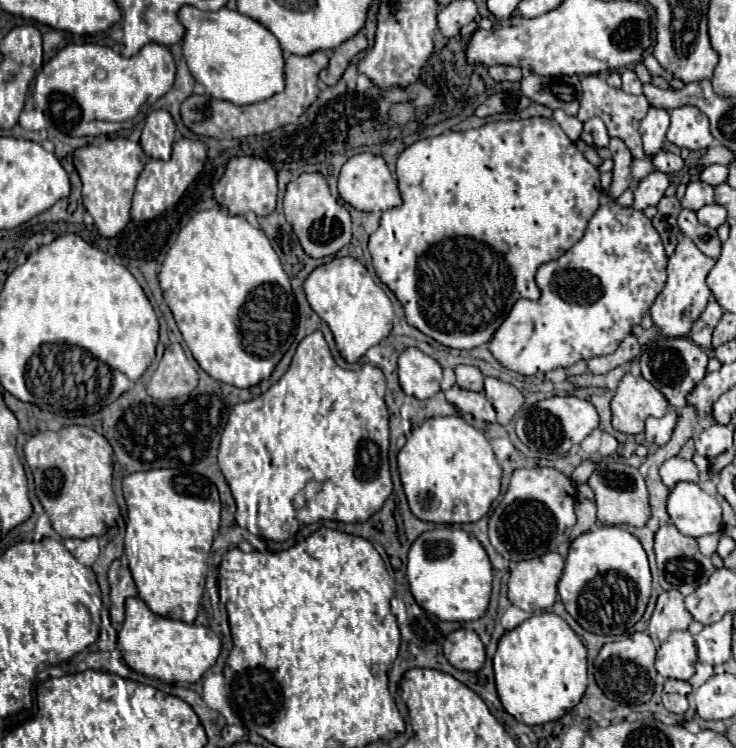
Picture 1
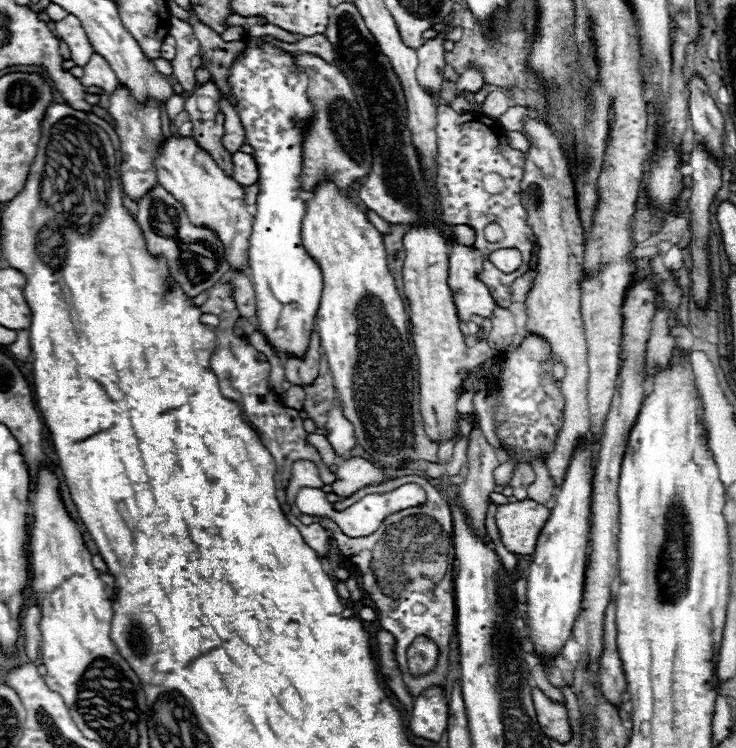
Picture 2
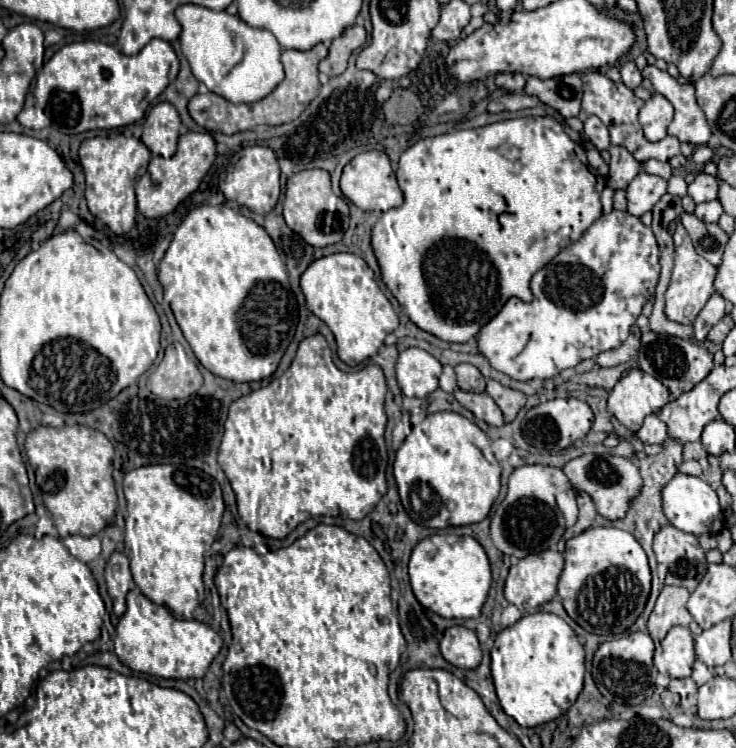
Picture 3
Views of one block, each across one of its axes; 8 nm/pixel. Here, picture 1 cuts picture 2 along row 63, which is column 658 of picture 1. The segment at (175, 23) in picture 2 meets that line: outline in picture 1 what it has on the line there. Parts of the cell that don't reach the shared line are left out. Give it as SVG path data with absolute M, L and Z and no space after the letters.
M652 172L634 188L634 204L632 208L646 210L648 206L656 206L668 188L668 175L664 172Z

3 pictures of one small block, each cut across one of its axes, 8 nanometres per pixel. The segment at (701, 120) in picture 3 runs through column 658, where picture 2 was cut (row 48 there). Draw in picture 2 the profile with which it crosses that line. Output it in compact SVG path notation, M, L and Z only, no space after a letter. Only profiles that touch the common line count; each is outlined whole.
M68 14L64 20L56 22L56 34L68 44L70 52L72 52L72 60L78 66L86 66L90 56L94 54L94 48L80 24L80 20L72 14Z

